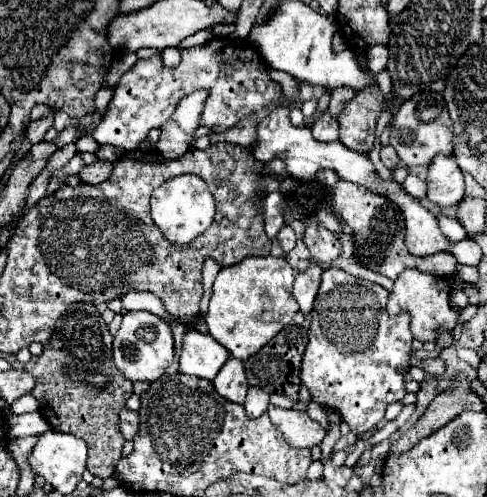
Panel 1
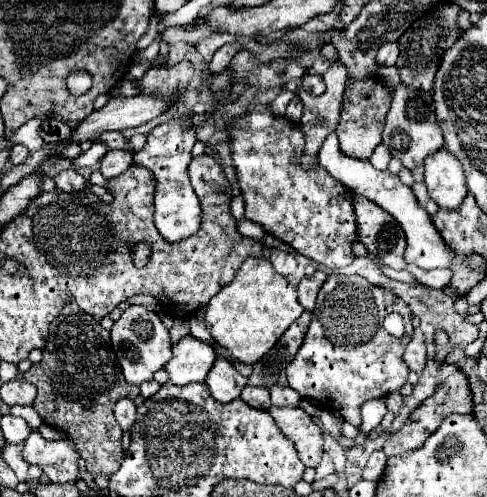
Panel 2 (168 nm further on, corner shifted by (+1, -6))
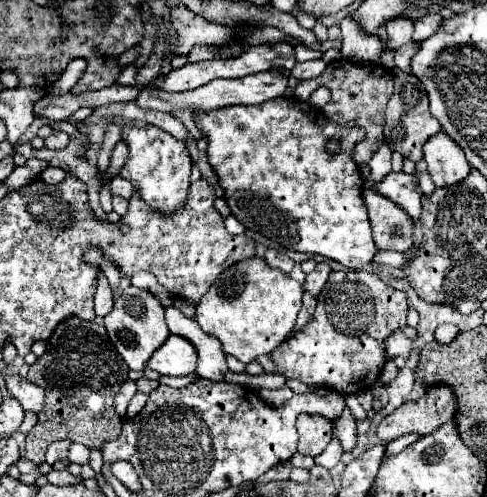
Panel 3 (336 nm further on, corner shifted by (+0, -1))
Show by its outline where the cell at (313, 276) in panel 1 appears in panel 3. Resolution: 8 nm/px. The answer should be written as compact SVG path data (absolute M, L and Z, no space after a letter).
M318 263L316 269L312 273L306 275L306 283L304 283L304 289L308 289L314 297L322 291L324 283L328 281L328 275L332 273L332 269L326 265L326 263Z

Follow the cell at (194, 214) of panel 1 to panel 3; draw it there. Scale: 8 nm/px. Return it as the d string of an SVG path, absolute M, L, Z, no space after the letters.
M124 125L122 141L128 145L128 159L120 169L120 177L128 179L138 191L138 195L152 209L158 209L164 215L182 207L190 187L190 165L192 165L186 145L154 125L146 125L146 127Z

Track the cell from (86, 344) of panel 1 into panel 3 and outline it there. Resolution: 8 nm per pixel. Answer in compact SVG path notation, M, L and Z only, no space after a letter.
M78 317L66 319L66 323L60 323L56 327L56 333L48 339L46 353L36 359L36 363L28 371L28 379L32 383L38 383L46 391L46 407L38 415L36 427L26 435L26 457L34 461L36 465L44 463L44 453L50 443L58 439L68 439L82 443L86 447L102 447L104 441L118 439L120 435L120 417L116 415L112 401L118 393L118 387L128 379L128 367L120 359L118 351L110 343L106 329L96 323L86 323Z

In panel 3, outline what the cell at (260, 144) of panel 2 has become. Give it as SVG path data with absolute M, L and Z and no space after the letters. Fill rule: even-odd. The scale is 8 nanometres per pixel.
M278 97L262 105L230 105L214 111L194 111L194 121L202 135L208 137L208 163L224 189L224 199L232 215L246 229L280 243L284 249L318 253L348 269L360 269L372 261L376 245L362 199L364 181L352 159L354 143L362 141L366 135L362 127L332 123L320 107L296 97ZM328 139L340 141L342 149L338 155L326 153L324 145Z

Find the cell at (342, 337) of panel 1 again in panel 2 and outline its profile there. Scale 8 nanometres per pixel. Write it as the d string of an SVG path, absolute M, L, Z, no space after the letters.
M331 274L319 290L303 346L289 364L289 388L319 408L335 410L345 422L359 428L363 402L399 392L409 376L401 358L409 334L395 340L383 328L383 320L391 312L399 312L405 328L413 328L409 306L391 290L373 286L361 276Z

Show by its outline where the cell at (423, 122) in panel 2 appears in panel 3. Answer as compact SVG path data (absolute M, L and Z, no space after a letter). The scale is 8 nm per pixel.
M394 69L394 93L386 107L386 125L384 125L384 141L392 151L398 151L402 157L418 163L422 159L422 145L440 131L440 123L428 111L428 97L422 89L420 81L404 71Z

